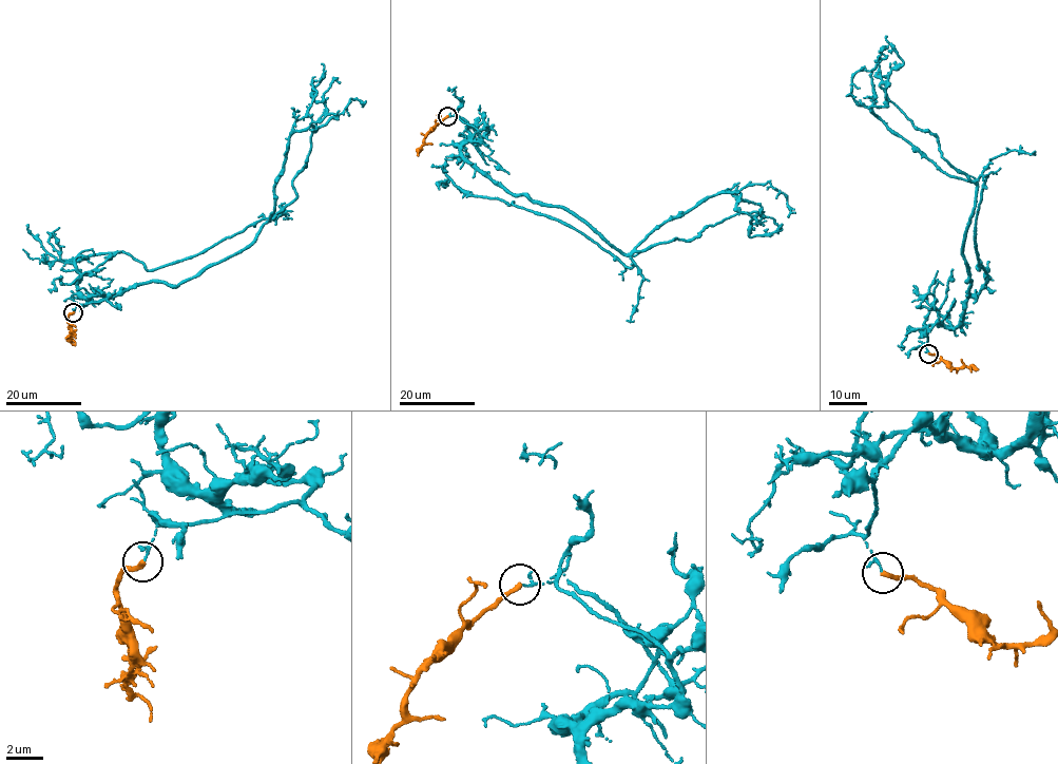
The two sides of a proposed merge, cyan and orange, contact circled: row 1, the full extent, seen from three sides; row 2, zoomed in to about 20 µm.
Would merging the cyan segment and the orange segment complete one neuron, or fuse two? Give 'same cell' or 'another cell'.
another cell

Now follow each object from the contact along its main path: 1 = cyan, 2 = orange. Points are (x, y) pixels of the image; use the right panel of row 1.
1: (928, 354), (929, 329), (961, 317), (961, 251), (983, 175), (982, 288), (989, 262)
2: (928, 354), (937, 355), (953, 367), (978, 369)

